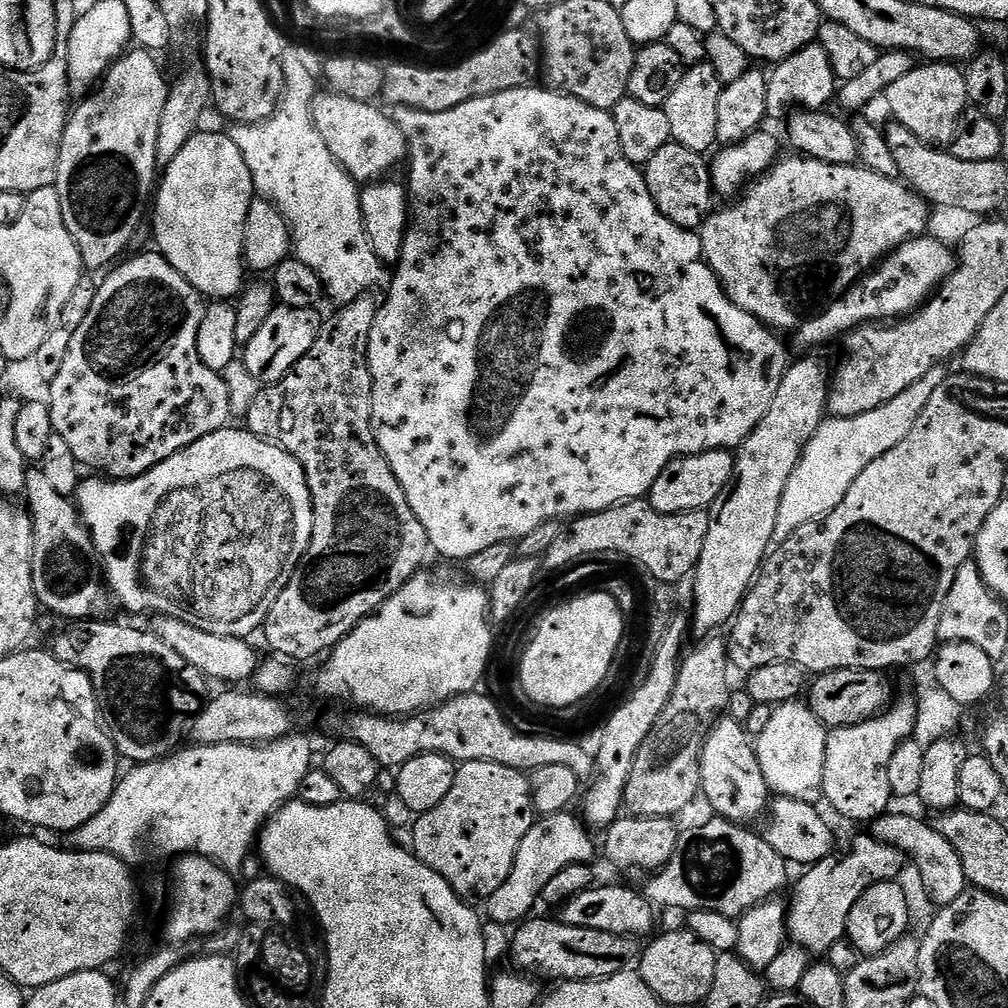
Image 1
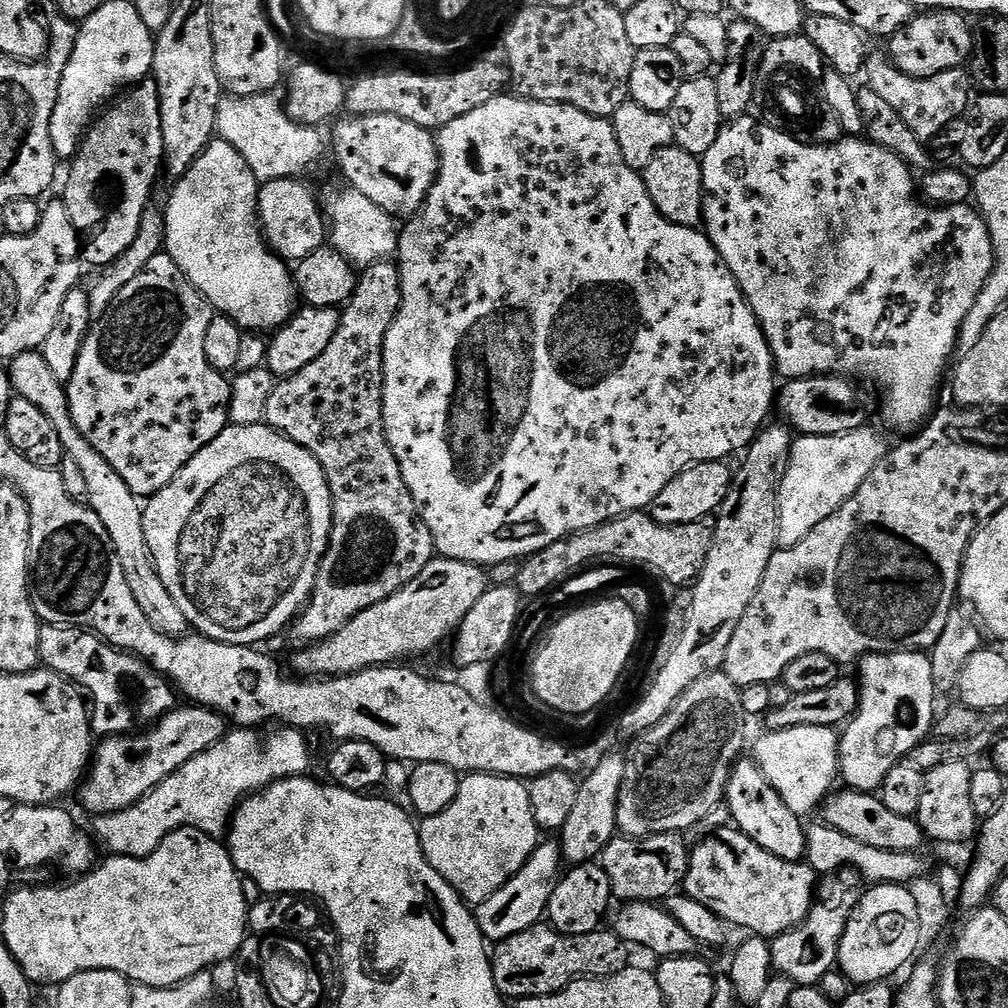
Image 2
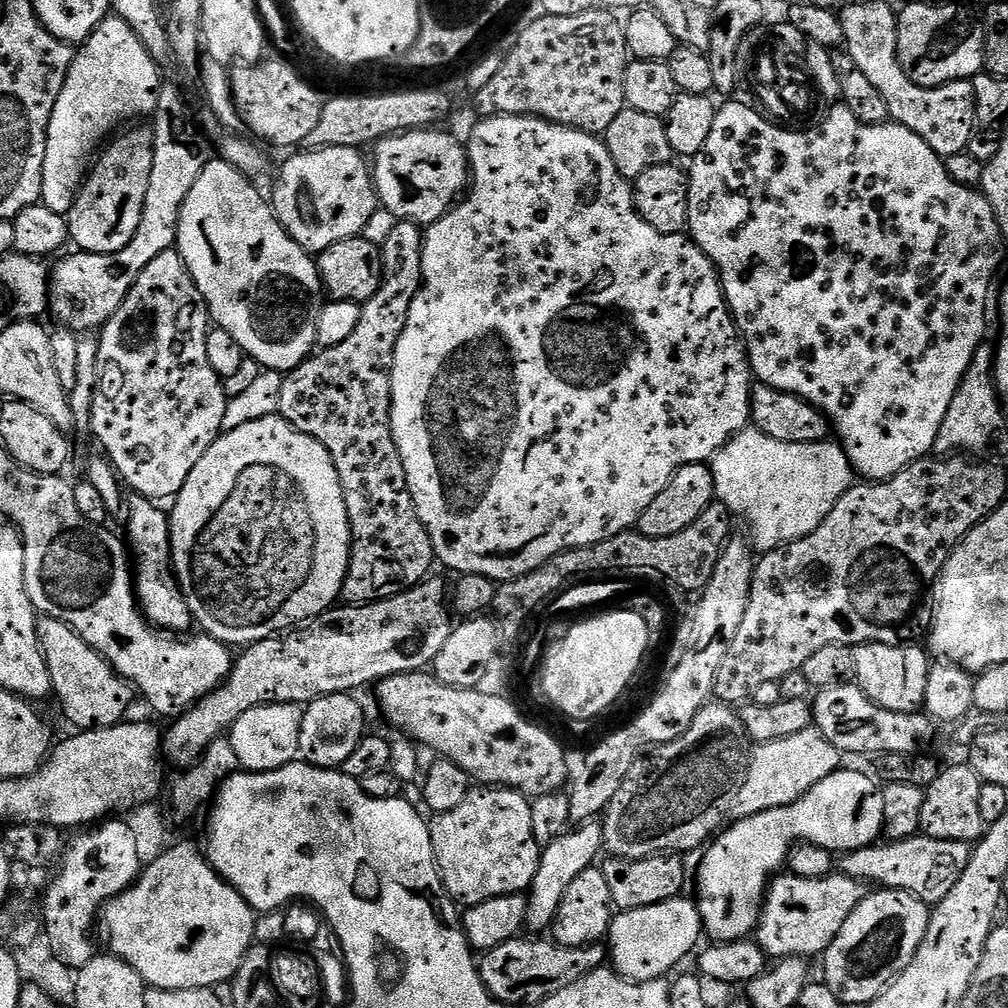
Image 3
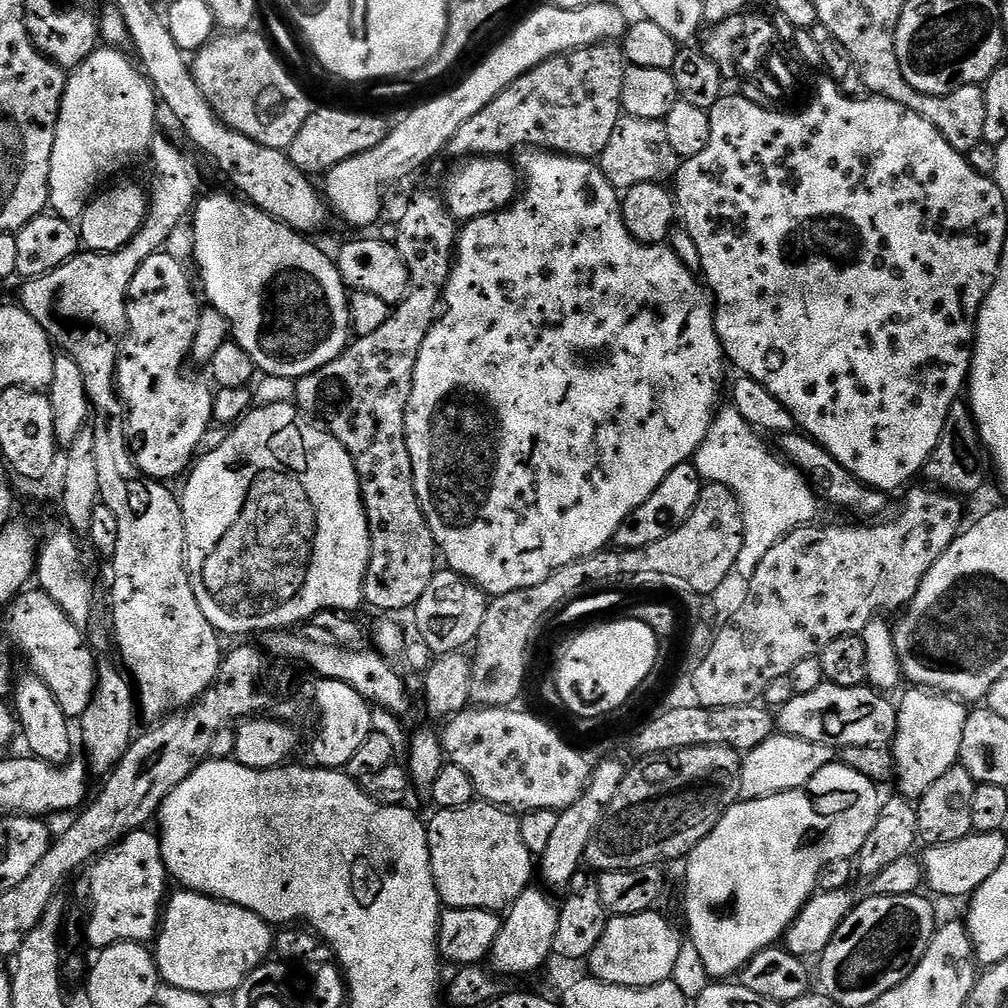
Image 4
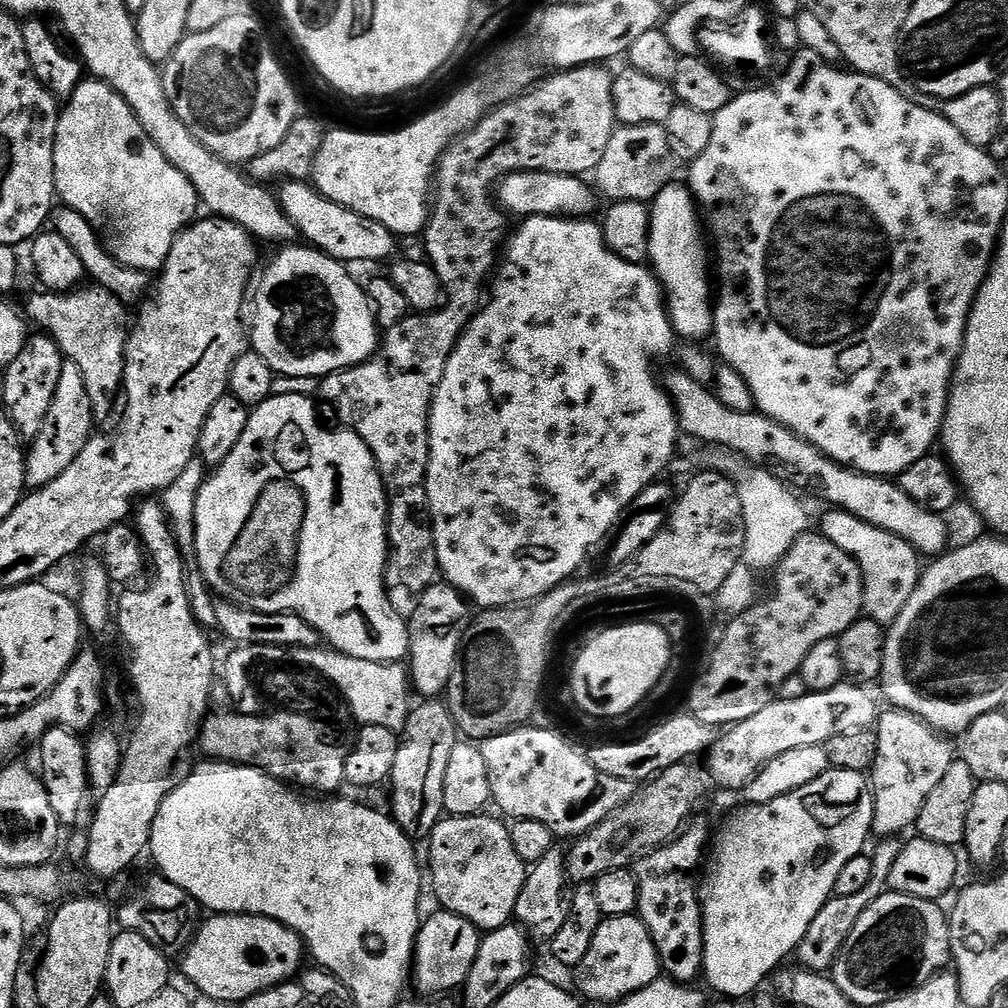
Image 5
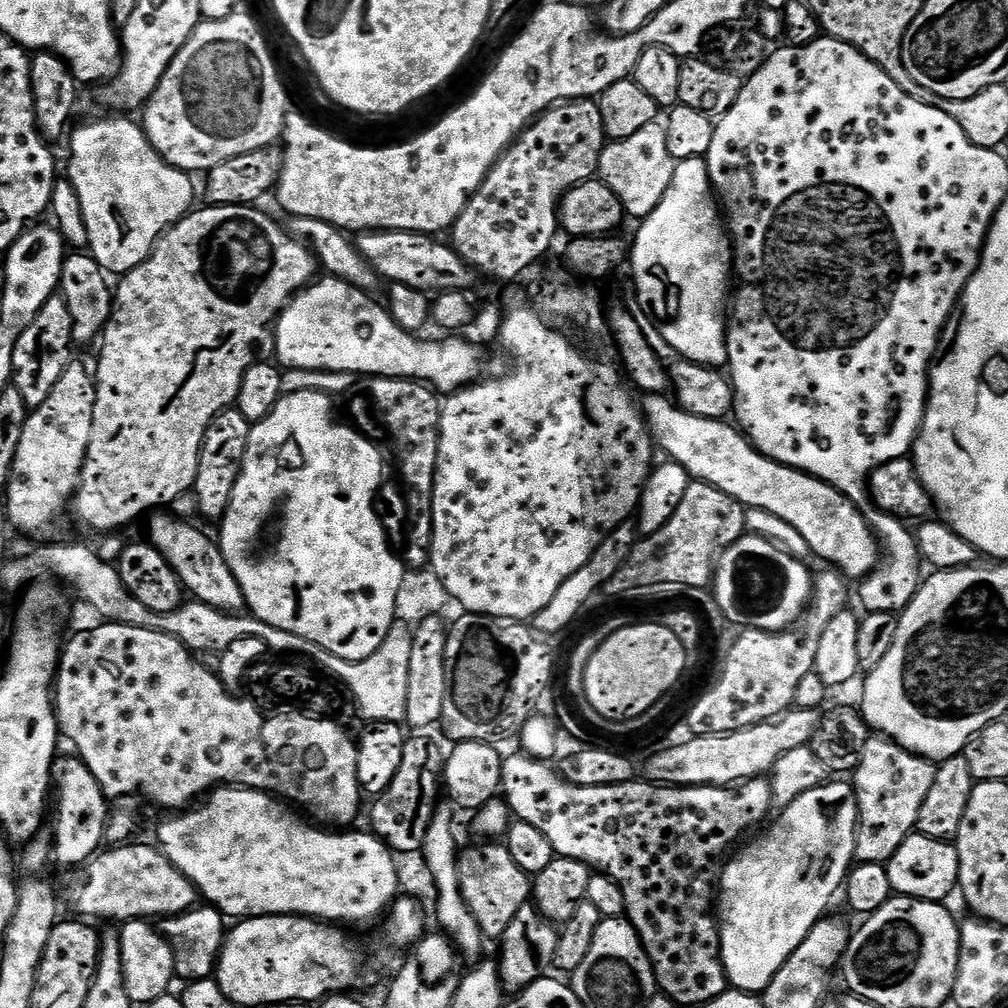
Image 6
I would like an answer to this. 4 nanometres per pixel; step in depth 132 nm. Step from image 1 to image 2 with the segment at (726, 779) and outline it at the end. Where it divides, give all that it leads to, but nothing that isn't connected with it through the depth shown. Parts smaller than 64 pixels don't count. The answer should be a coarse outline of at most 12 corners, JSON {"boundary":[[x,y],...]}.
{"boundary":[[755,759],[728,779],[731,823],[762,850],[805,859],[805,821]]}

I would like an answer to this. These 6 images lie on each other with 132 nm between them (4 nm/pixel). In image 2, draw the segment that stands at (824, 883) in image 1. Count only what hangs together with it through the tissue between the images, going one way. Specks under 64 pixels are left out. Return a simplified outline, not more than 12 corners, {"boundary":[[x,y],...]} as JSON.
{"boundary":[[857,893],[821,899],[808,919],[771,941],[773,969],[819,985]]}

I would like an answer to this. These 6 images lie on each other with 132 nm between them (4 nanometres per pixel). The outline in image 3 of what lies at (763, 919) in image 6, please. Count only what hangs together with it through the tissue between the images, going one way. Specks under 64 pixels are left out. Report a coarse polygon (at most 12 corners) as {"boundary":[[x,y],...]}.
{"boundary":[[822,778],[739,817],[703,849],[694,899],[713,941],[755,933],[798,842],[847,854],[881,839],[881,789]]}

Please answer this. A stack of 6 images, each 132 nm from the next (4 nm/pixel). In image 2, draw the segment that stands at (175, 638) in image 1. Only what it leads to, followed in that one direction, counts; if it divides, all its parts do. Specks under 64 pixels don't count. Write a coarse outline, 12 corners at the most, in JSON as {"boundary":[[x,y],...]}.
{"boundary":[[43,351],[11,357],[16,396],[34,402],[78,462],[89,508],[146,618],[190,625],[152,561],[144,509],[74,424]]}

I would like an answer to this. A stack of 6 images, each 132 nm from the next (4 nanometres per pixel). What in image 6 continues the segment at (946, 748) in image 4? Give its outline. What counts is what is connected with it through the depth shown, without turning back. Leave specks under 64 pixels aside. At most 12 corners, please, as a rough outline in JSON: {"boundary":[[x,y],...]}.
{"boundary":[[879,734],[854,770],[855,859],[913,835],[936,764]]}

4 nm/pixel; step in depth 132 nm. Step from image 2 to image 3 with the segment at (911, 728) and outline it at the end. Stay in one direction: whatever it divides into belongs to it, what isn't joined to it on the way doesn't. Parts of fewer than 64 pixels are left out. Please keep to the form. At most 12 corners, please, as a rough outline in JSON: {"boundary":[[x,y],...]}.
{"boundary":[[857,644],[855,683],[878,706],[923,705],[930,656]]}

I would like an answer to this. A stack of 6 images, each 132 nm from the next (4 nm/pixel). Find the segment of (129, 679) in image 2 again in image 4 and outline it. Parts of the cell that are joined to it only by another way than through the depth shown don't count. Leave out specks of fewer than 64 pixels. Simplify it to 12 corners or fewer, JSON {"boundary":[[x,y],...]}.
{"boundary":[[24,590],[4,632],[31,671],[78,718],[98,660],[46,593]]}

